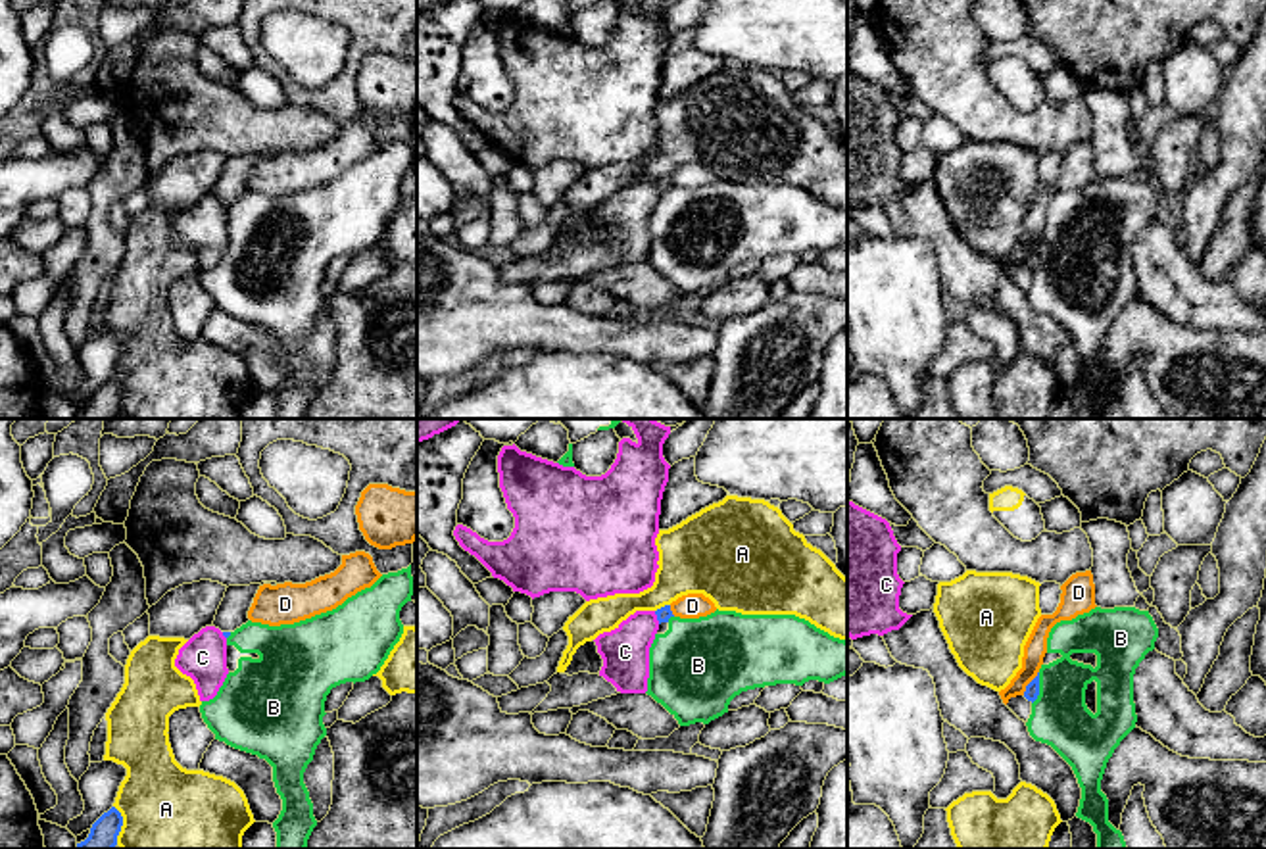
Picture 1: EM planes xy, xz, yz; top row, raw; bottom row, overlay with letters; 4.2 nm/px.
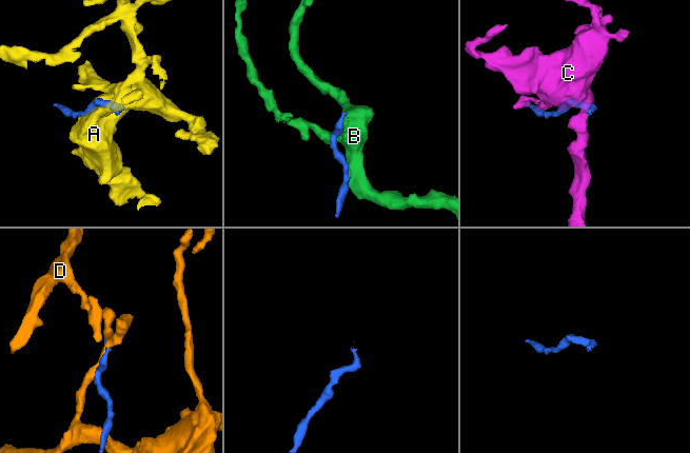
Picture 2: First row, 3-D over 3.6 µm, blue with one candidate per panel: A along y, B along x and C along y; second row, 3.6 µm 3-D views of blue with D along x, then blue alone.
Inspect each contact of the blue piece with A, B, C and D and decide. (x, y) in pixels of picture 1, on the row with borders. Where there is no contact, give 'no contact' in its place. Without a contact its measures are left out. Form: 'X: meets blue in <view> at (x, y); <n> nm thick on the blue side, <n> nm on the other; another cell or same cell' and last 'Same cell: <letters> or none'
A: meets blue in xz at (661, 607); 60 nm thick on the blue side, 300 nm on the other; another cell
B: meets blue in yz at (1038, 688); 60 nm thick on the blue side, 240 nm on the other; another cell
C: meets blue in xz at (657, 617); 60 nm thick on the blue side, 200 nm on the other; another cell
D: meets blue in yz at (1030, 682); 60 nm thick on the blue side, 90 nm on the other; another cell
Same cell: none

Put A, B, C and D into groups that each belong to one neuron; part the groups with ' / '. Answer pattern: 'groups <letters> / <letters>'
groups A / B / C / D

